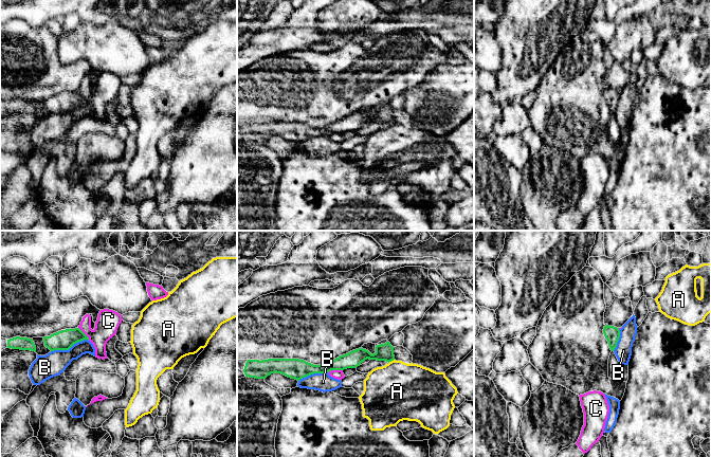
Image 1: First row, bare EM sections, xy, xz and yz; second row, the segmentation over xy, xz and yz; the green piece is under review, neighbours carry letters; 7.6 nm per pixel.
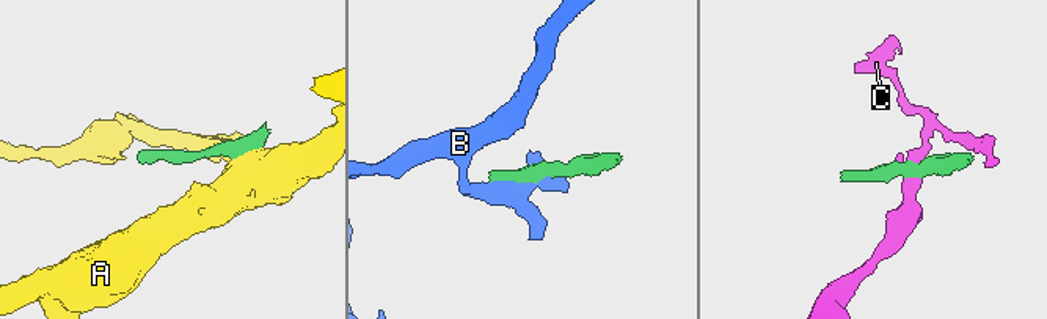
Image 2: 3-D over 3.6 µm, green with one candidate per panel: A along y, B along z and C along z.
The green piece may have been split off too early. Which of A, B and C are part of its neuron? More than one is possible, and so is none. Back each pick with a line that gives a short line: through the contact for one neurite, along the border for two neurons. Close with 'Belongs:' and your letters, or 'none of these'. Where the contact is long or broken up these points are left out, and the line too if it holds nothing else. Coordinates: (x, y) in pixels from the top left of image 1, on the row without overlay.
Belongs: none of these

